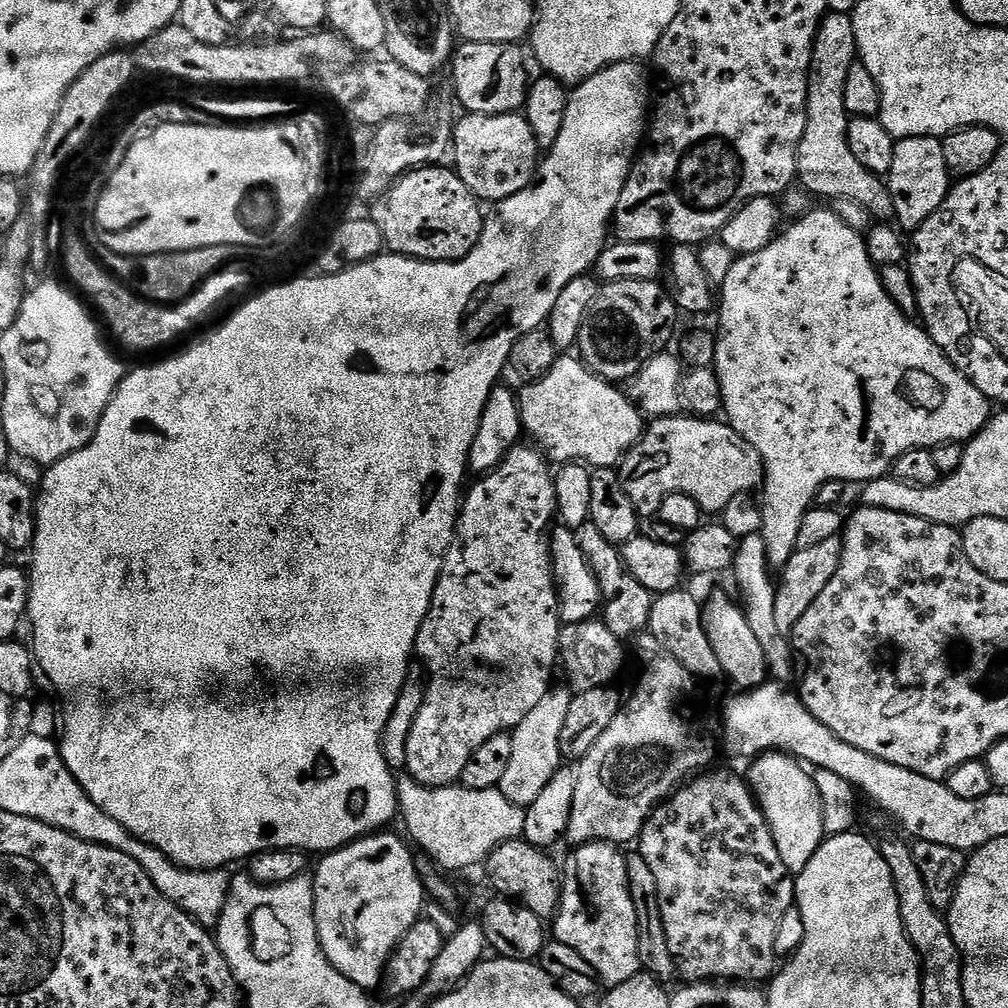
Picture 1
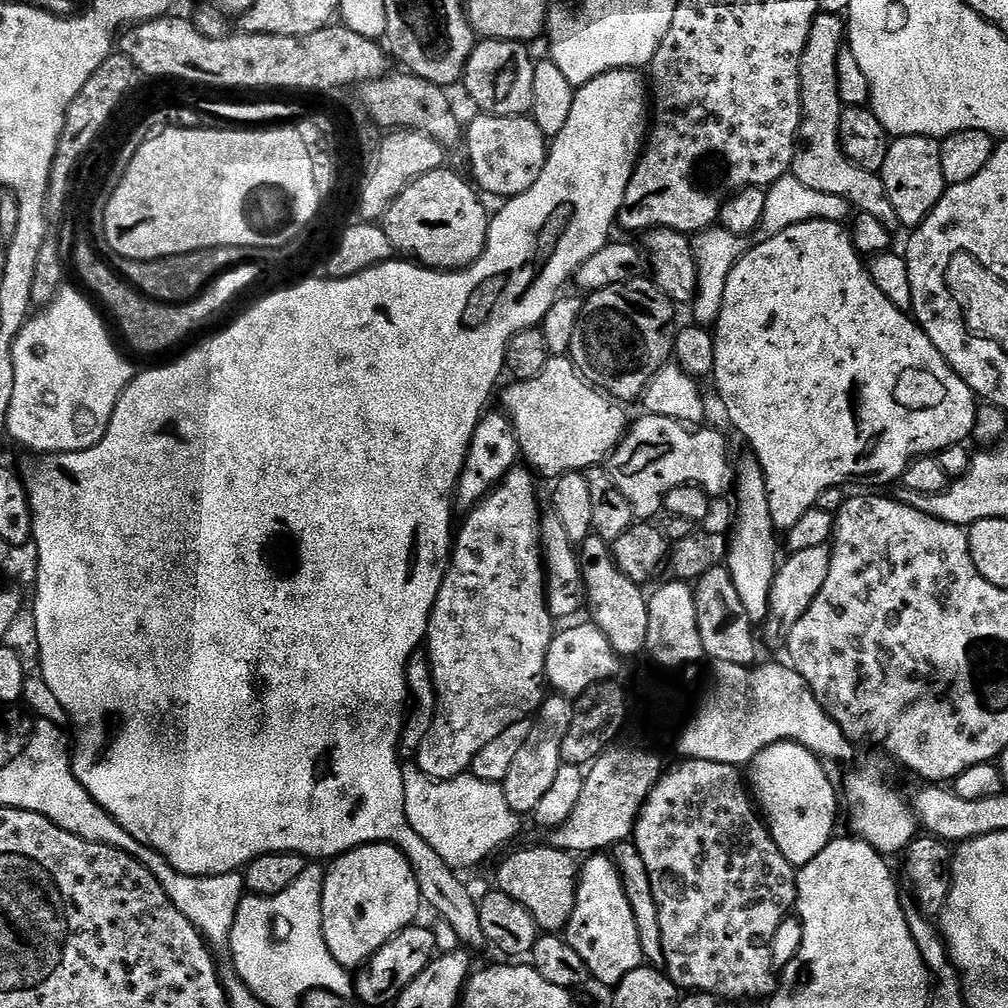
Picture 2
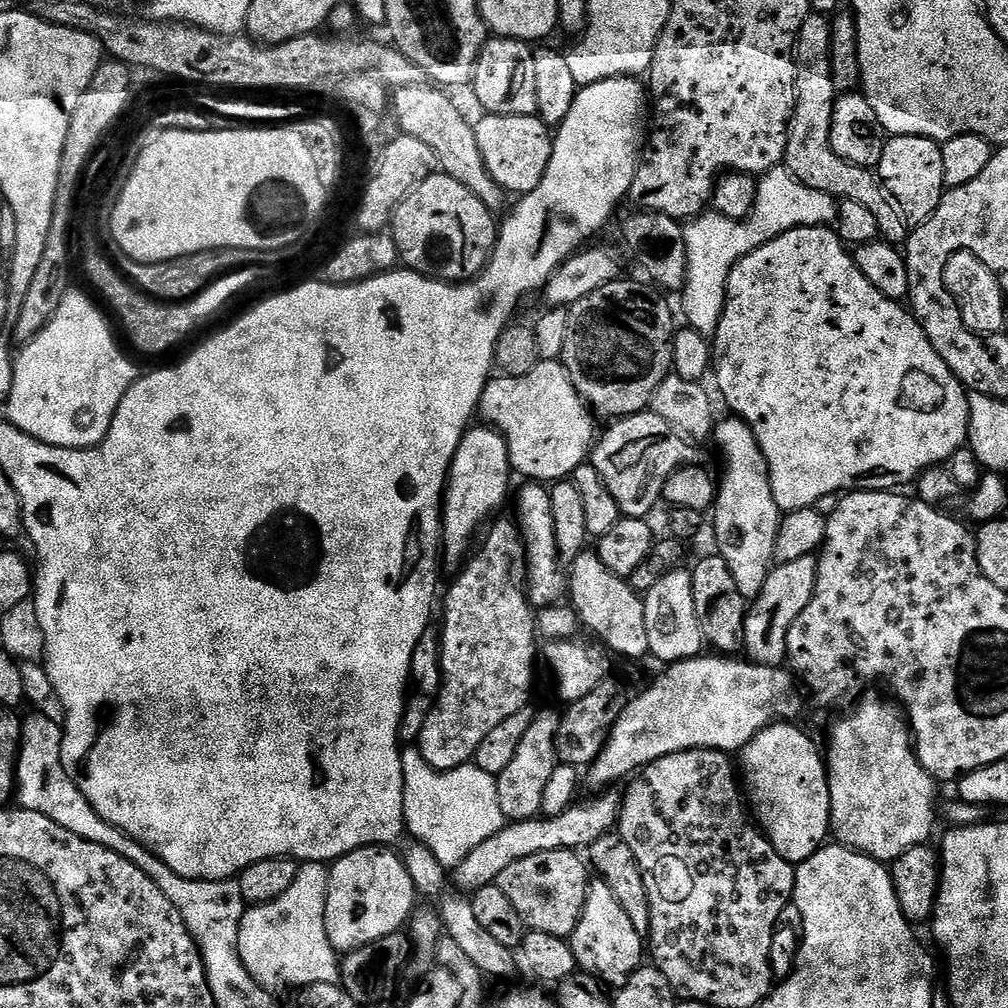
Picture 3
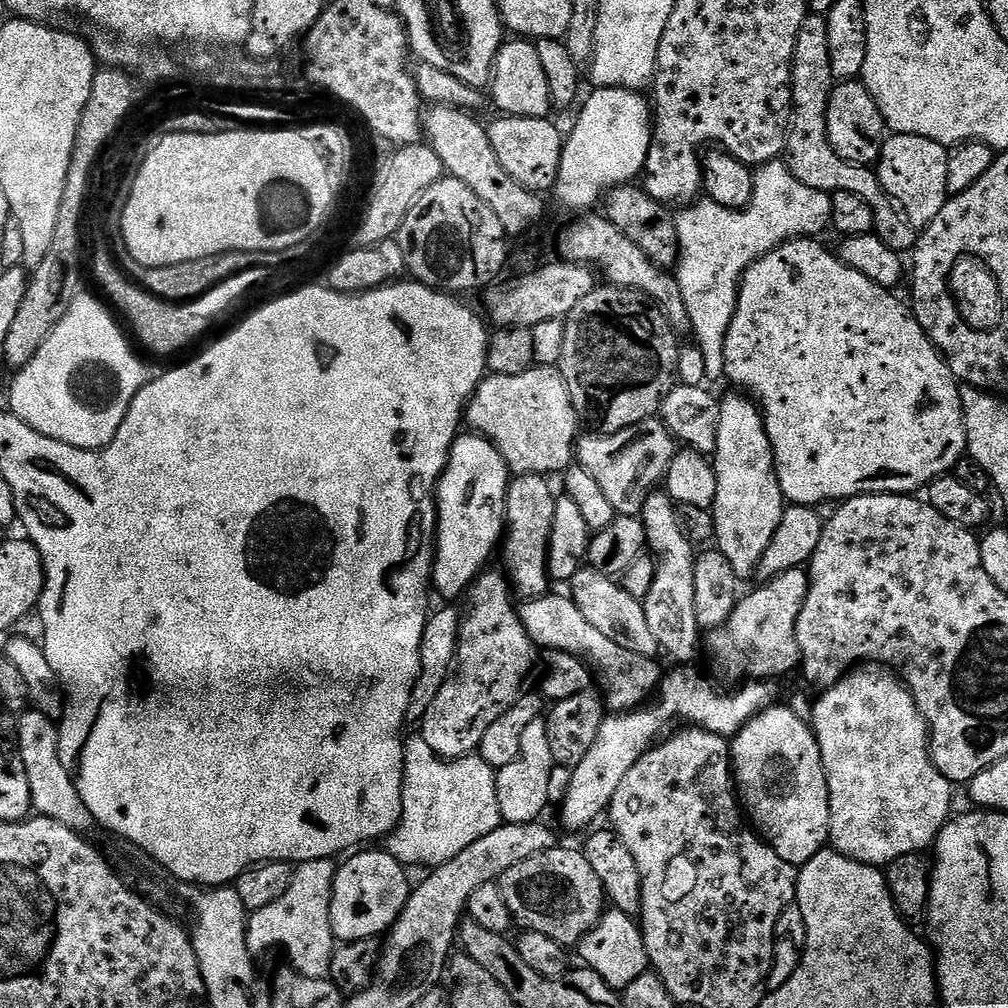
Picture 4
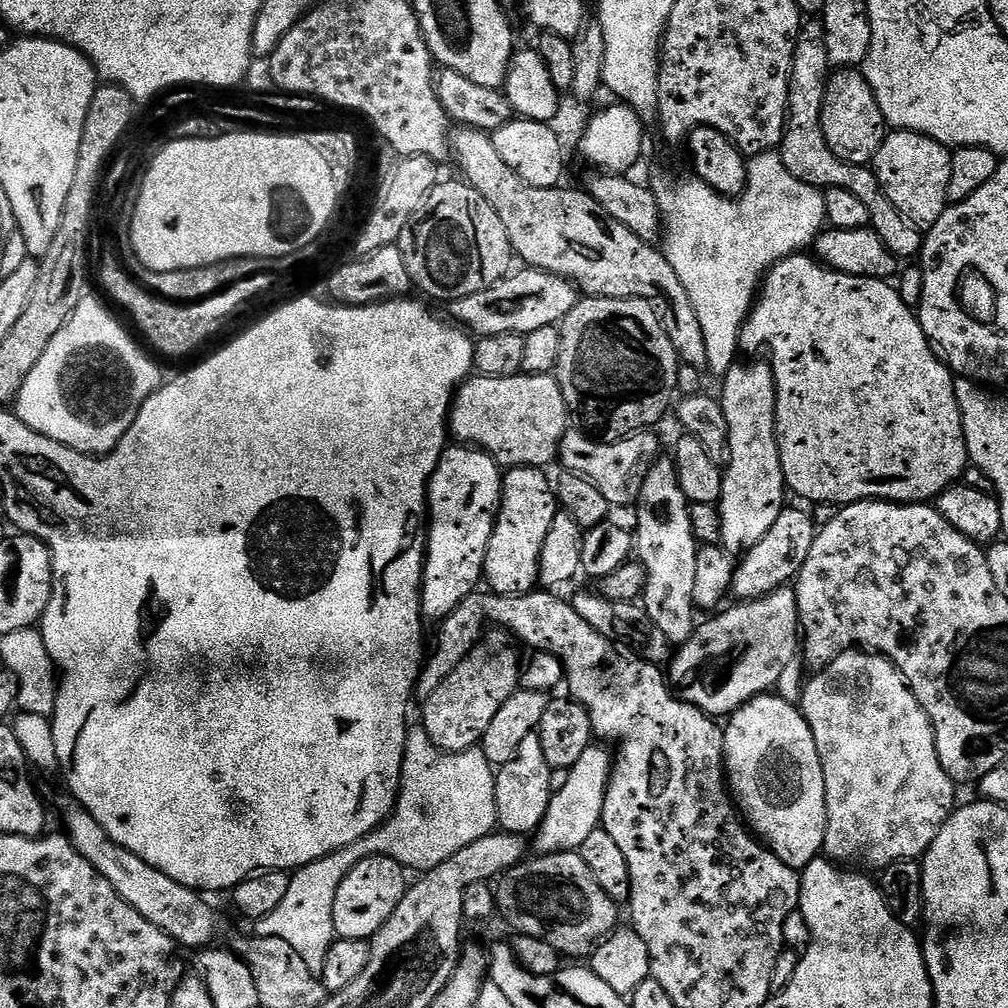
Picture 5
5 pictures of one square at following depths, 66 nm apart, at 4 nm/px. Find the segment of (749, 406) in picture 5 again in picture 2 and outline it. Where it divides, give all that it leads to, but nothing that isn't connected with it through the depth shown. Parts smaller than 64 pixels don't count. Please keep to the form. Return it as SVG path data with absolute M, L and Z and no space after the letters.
M745 454L734 464L734 493L736 492L736 529L728 540L726 567L734 586L738 590L742 607L752 620L753 625L763 625L768 619L770 590L776 577L776 536L778 530L773 527L768 503L766 502L766 478L758 458Z

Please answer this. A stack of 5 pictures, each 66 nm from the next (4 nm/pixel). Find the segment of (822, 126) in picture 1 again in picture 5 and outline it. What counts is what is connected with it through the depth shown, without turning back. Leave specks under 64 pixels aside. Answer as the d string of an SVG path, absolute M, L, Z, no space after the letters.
M808 18L800 25L800 33L796 36L796 49L792 55L792 73L788 79L788 123L784 125L784 141L778 149L782 162L798 182L812 184L818 189L841 188L850 190L870 210L871 228L886 242L886 246L897 258L904 256L919 257L924 247L924 236L921 229L906 219L903 214L886 198L884 187L878 182L875 171L862 164L851 164L830 150L826 138L822 134L820 111L830 65L826 50L826 34L823 23L816 18Z

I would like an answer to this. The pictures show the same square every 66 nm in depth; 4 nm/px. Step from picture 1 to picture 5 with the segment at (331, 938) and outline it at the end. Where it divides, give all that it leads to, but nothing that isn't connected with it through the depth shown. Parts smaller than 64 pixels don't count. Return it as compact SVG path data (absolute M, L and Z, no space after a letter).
M372 856L369 860L360 860L346 874L342 886L338 886L338 898L334 898L334 926L339 939L358 938L371 941L376 931L388 921L390 914L402 902L406 891L404 884L405 869L398 862L385 856Z

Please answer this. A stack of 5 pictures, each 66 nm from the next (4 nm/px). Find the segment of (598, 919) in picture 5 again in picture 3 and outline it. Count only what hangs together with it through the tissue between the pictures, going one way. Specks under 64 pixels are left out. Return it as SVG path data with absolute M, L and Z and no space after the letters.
M570 848L550 850L542 854L530 854L530 858L522 858L502 870L495 884L502 890L502 894L506 894L506 898L522 918L525 929L571 937L582 918L590 887L589 865L576 856L579 855Z

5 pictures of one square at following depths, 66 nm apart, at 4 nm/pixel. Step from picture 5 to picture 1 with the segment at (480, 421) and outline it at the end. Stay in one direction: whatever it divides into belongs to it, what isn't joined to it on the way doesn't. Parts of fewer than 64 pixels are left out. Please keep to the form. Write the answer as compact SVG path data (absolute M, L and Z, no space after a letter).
M561 355L540 380L519 389L521 429L557 465L583 462L592 468L616 468L643 436L645 417L615 383L595 376L583 360L568 355Z

